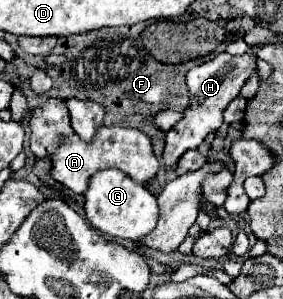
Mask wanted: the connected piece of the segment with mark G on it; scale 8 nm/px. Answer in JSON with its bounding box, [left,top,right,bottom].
[85,170,159,242]

